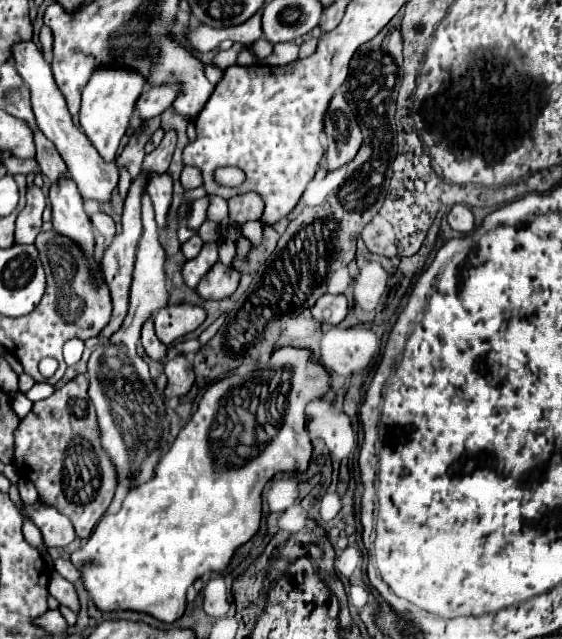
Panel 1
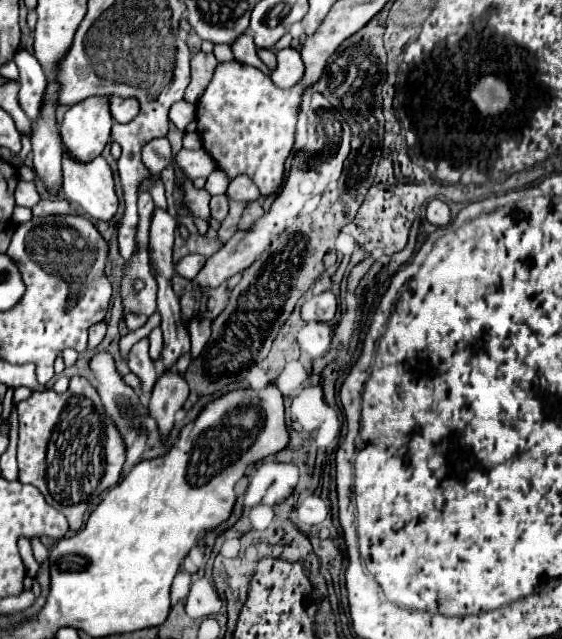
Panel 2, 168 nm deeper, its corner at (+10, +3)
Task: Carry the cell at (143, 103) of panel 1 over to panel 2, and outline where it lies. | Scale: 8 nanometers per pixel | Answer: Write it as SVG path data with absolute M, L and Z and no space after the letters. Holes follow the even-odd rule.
M111 98L111 114L115 118L115 122L131 122L137 116L137 100L135 98Z

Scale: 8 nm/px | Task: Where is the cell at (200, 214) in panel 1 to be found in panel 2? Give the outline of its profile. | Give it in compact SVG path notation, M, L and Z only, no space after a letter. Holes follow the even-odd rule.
M215 168L215 172L213 172L213 174L207 178L205 190L207 190L211 196L215 196L215 194L225 194L227 186L229 186L227 176L225 176L225 174L223 174L219 168Z

